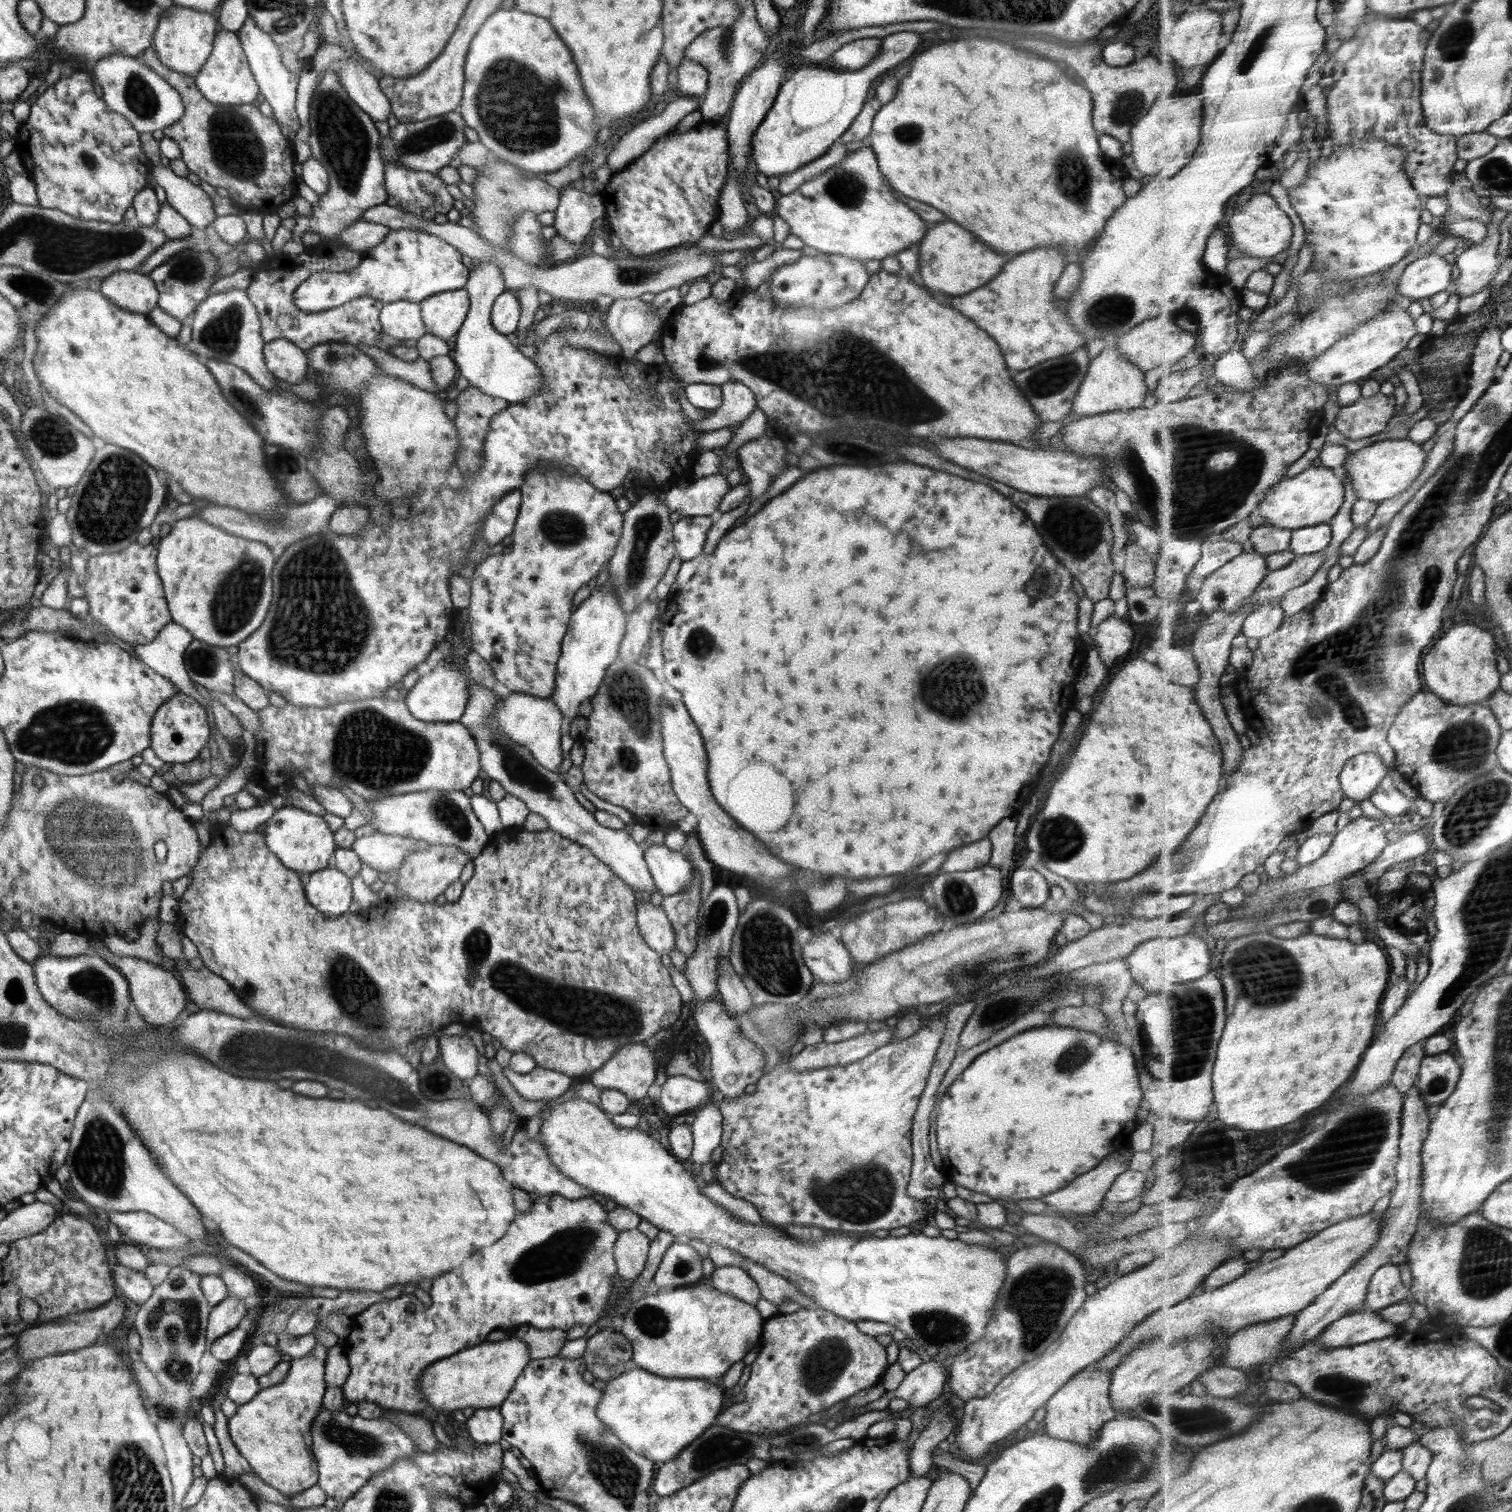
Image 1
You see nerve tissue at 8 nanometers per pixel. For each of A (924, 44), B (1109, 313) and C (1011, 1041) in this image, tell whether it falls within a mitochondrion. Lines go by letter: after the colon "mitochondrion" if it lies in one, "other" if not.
A: other
B: mitochondrion
C: other

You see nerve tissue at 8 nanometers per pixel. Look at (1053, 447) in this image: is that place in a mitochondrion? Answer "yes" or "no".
no

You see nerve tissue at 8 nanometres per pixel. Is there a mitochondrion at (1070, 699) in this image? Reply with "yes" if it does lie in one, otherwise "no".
no

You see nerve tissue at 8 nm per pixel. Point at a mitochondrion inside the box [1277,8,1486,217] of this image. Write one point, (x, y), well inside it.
(1454, 44)

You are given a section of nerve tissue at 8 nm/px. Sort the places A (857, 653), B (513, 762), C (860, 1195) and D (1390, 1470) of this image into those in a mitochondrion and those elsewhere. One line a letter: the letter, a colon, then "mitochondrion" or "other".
A: other
B: mitochondrion
C: mitochondrion
D: other

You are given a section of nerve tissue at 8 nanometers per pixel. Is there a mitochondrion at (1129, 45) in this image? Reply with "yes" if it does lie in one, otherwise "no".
no

